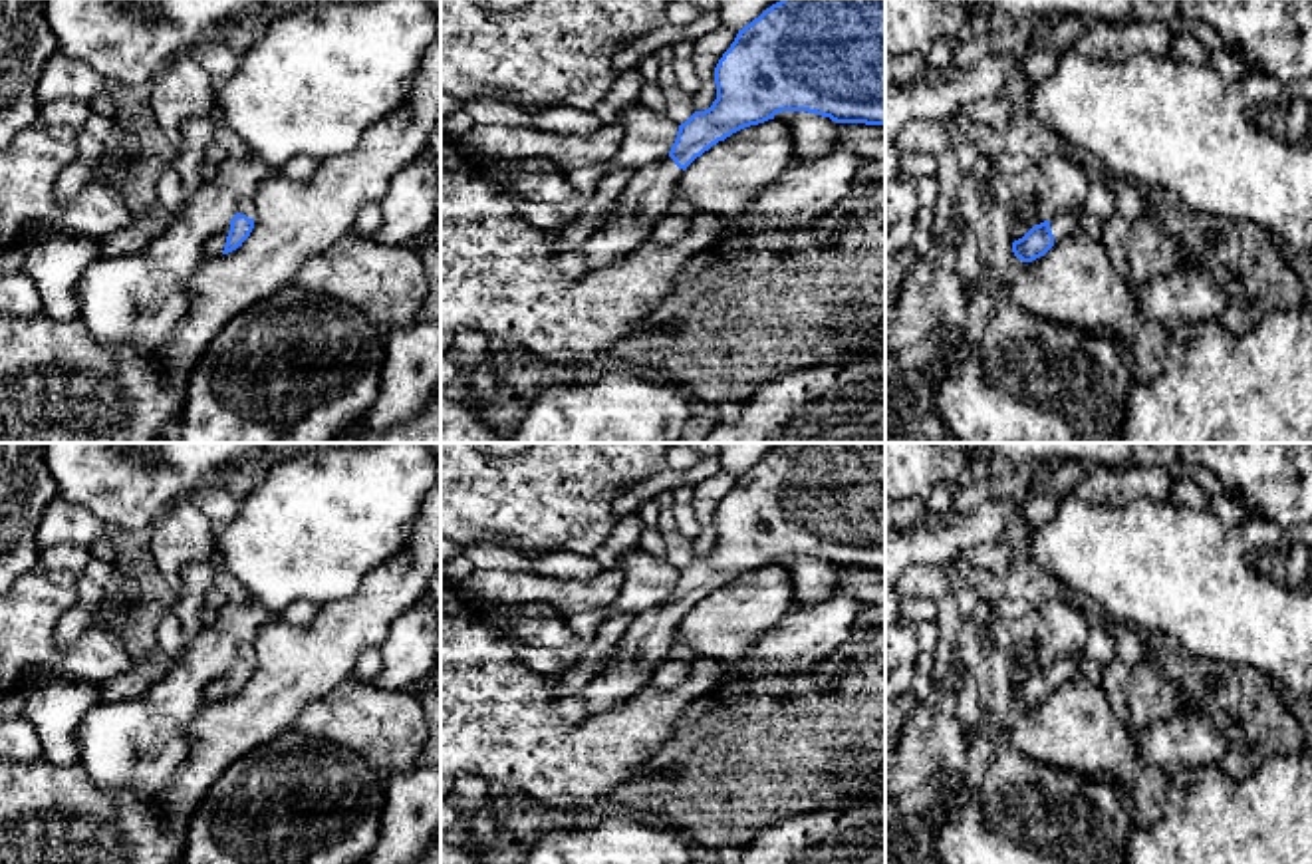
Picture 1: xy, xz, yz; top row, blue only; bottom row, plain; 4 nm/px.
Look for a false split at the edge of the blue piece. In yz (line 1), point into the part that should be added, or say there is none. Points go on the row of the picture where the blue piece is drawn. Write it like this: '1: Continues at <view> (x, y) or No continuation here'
1: Continues at yz (1062, 225)

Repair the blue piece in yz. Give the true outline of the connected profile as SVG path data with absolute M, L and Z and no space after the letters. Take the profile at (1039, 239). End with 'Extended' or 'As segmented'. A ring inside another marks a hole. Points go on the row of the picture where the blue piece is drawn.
M1068 213L1056 215L1052 220L1044 220L1032 226L1022 238L1012 242L1012 252L1022 262L1032 262L1044 256L1062 238L1082 232L1078 220Z. Extended

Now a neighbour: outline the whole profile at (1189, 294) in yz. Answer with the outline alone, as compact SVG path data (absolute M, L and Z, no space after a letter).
M1191 264L1135 288L1135 300L1145 318L1163 326L1221 320L1229 304L1215 280Z

